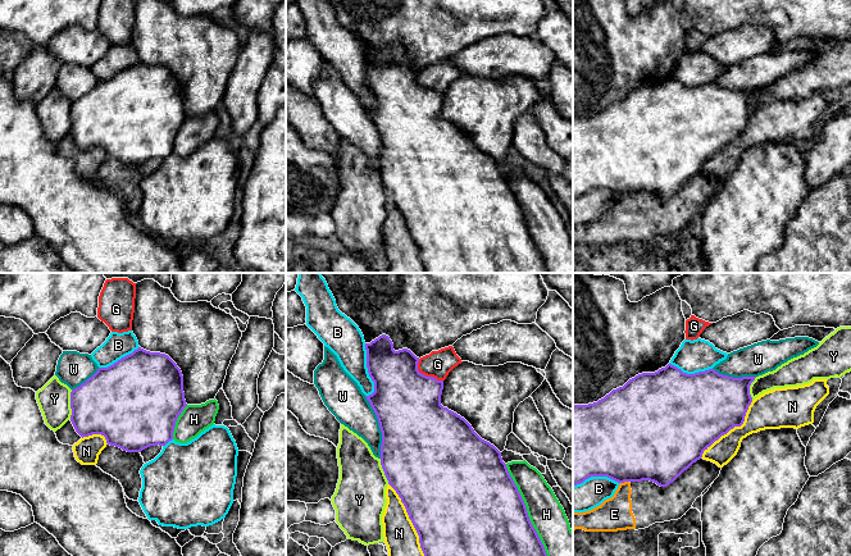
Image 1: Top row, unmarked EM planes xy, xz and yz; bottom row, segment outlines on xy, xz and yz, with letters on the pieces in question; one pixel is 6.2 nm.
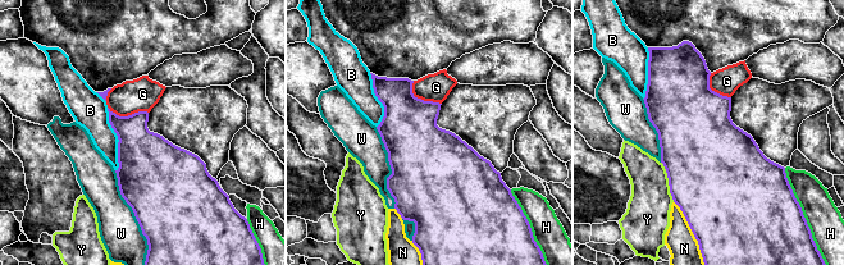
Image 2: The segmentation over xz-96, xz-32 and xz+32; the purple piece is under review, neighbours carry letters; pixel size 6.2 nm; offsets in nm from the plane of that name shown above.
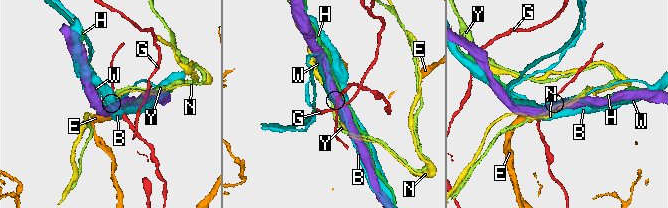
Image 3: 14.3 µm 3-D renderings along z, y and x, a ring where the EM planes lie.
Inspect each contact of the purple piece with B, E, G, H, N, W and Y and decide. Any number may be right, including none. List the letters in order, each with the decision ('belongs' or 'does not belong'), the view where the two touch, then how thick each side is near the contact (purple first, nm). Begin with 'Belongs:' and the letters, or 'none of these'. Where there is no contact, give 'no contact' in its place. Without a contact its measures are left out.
Belongs: W
B: does not belong; contact in xz; calibres 340 and 220 nm
E: does not belong; contact in yz; calibres 500 and 220 nm
G: does not belong; contact in xz; calibres 420 and 170 nm
H: does not belong; contact in xz; calibres 500 and 220 nm
N: does not belong; contact in xz; calibres 500 and 200 nm
W: belongs; contact in xz; calibres 460 and 220 nm
Y: does not belong; contact in xy; calibres 400 and 200 nm

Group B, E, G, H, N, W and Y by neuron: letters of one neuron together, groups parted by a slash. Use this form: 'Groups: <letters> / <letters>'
Groups: B / E / G / H / N Y / W

